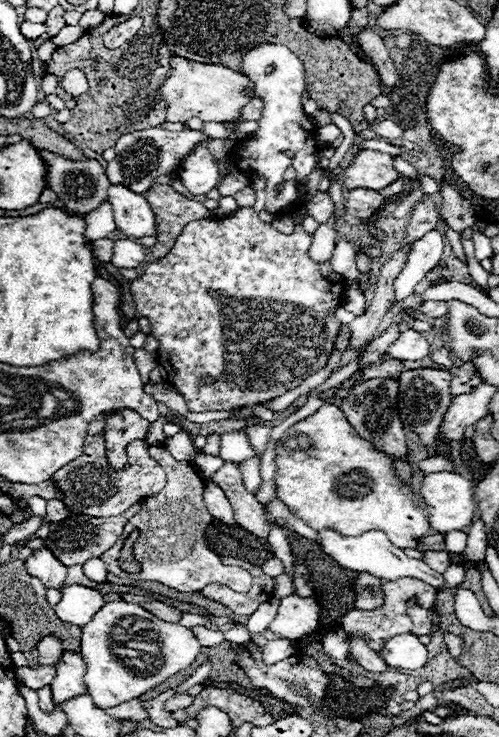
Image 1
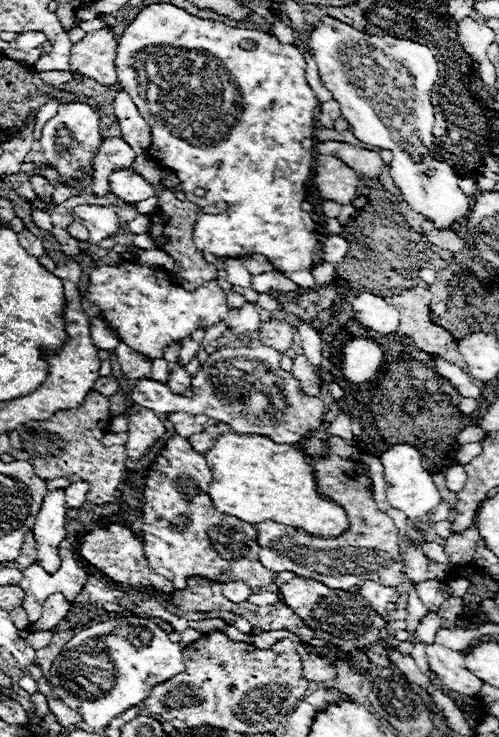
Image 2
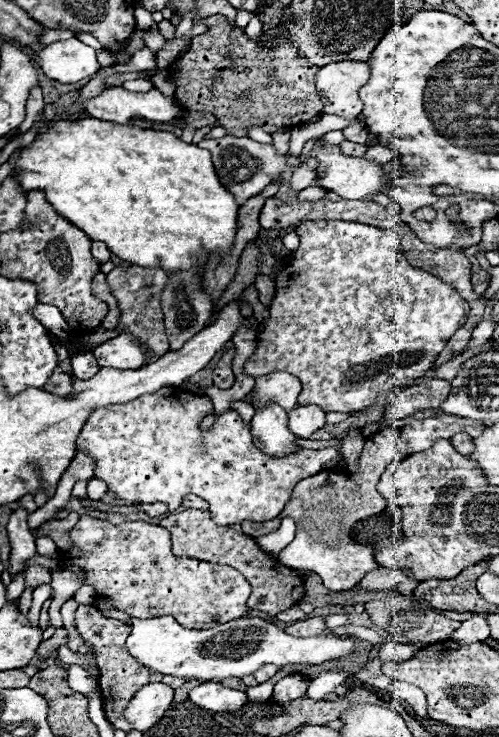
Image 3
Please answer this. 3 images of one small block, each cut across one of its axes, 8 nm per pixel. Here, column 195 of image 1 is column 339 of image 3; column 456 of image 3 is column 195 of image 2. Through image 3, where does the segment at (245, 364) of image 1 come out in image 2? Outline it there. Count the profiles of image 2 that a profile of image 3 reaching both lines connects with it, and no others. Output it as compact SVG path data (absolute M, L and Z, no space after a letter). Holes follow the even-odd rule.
M132 262L94 268L90 272L86 298L100 308L102 318L122 342L152 360L162 358L164 346L168 346L170 342L184 340L190 336L190 332L202 326L208 328L218 320L226 320L228 328L234 334L248 334L260 328L260 316L254 304L246 302L238 310L228 310L226 292L218 288L216 280L206 282L196 292L186 292L182 286L170 280L168 272Z

